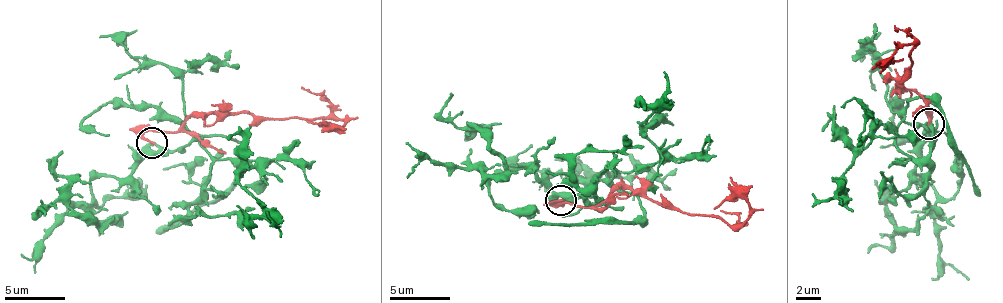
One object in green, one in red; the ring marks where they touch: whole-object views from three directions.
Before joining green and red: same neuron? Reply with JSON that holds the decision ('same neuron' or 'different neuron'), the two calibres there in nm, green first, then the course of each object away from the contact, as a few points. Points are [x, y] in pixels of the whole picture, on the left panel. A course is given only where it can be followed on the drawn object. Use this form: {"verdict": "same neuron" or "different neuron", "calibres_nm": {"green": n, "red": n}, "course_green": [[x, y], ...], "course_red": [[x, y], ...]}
{"verdict": "same neuron", "calibres_nm": {"green": 240, "red": 190}, "course_green": [[152, 141], [126, 178], [94, 177], [90, 212], [112, 219], [101, 223], [68, 204], [54, 165], [63, 149]], "course_red": [[152, 141], [143, 136], [149, 130], [180, 132], [193, 114], [255, 118], [326, 117], [325, 98], [302, 88]]}

